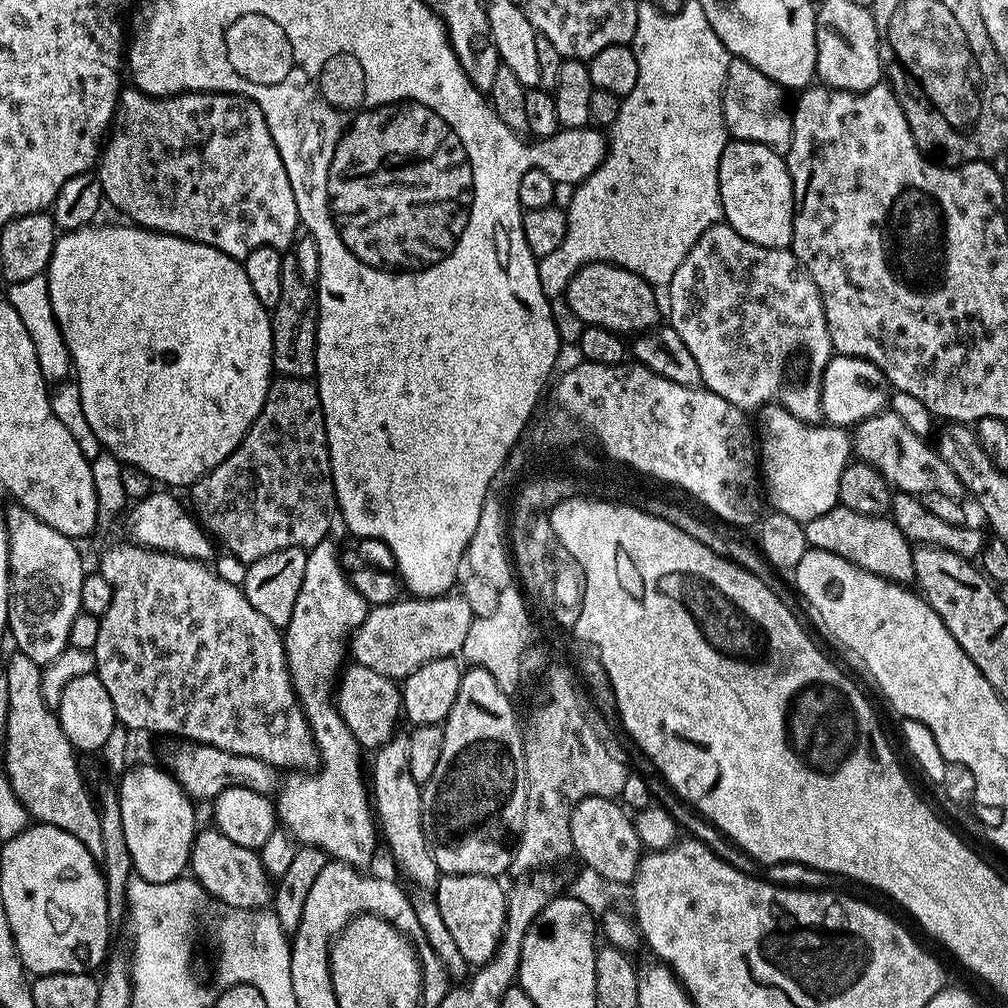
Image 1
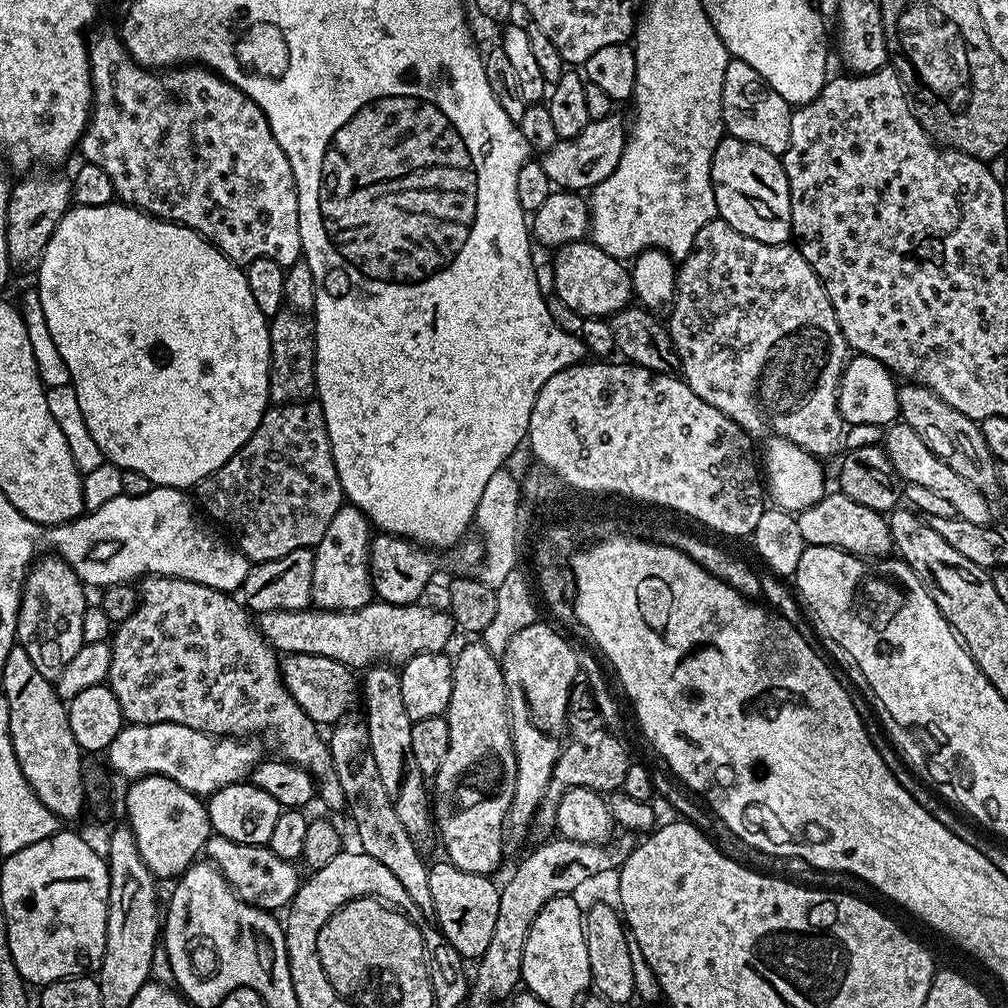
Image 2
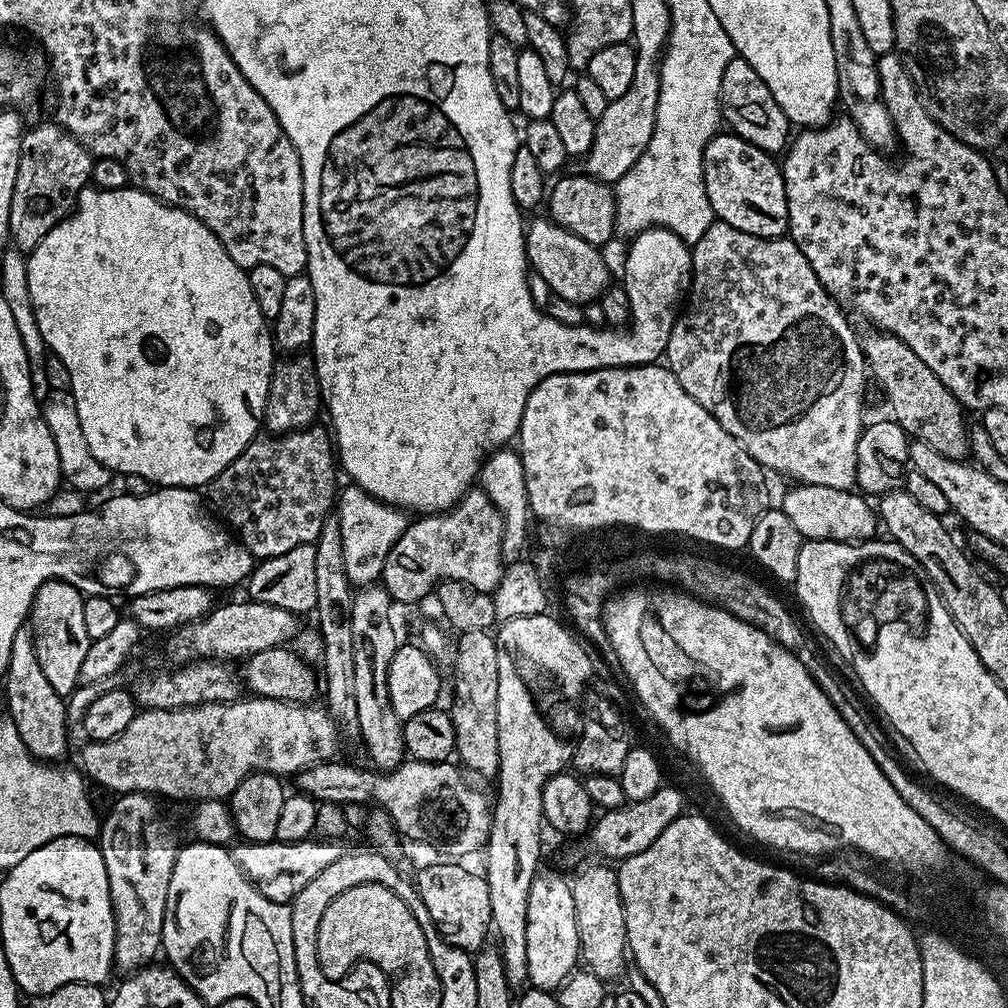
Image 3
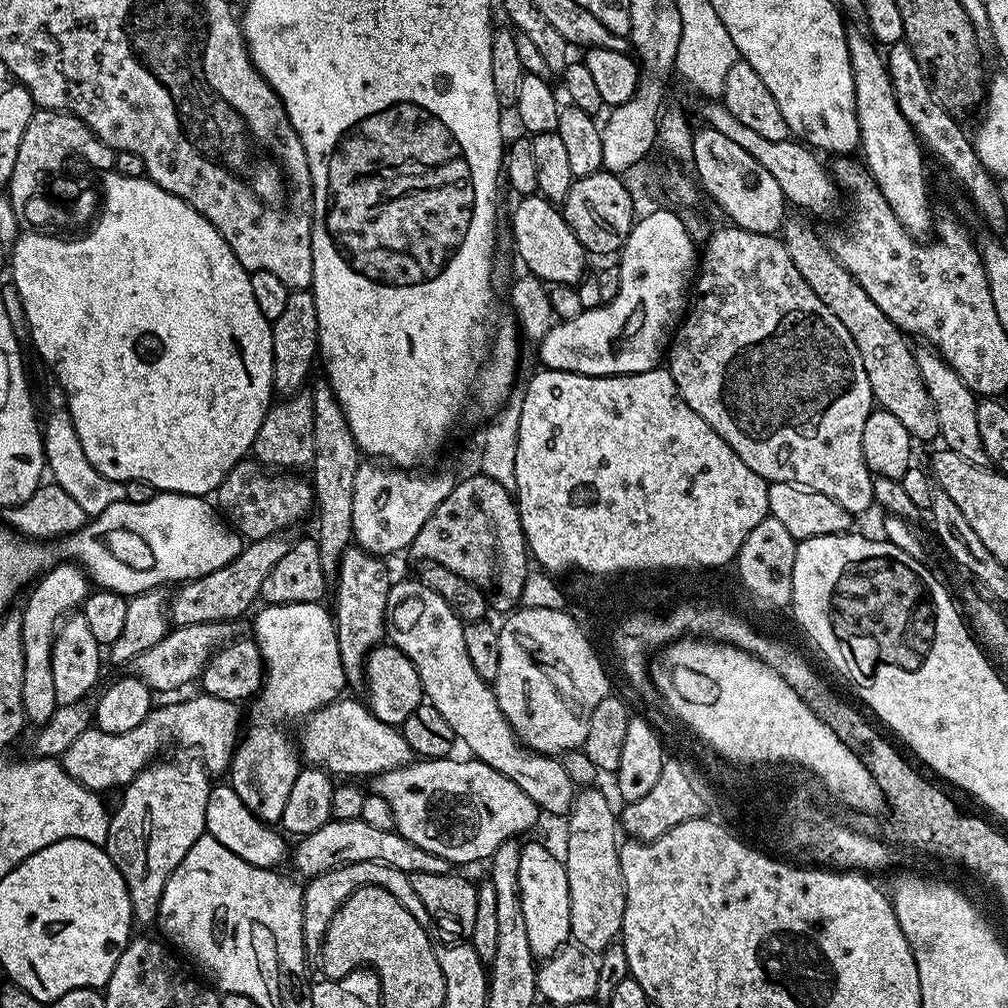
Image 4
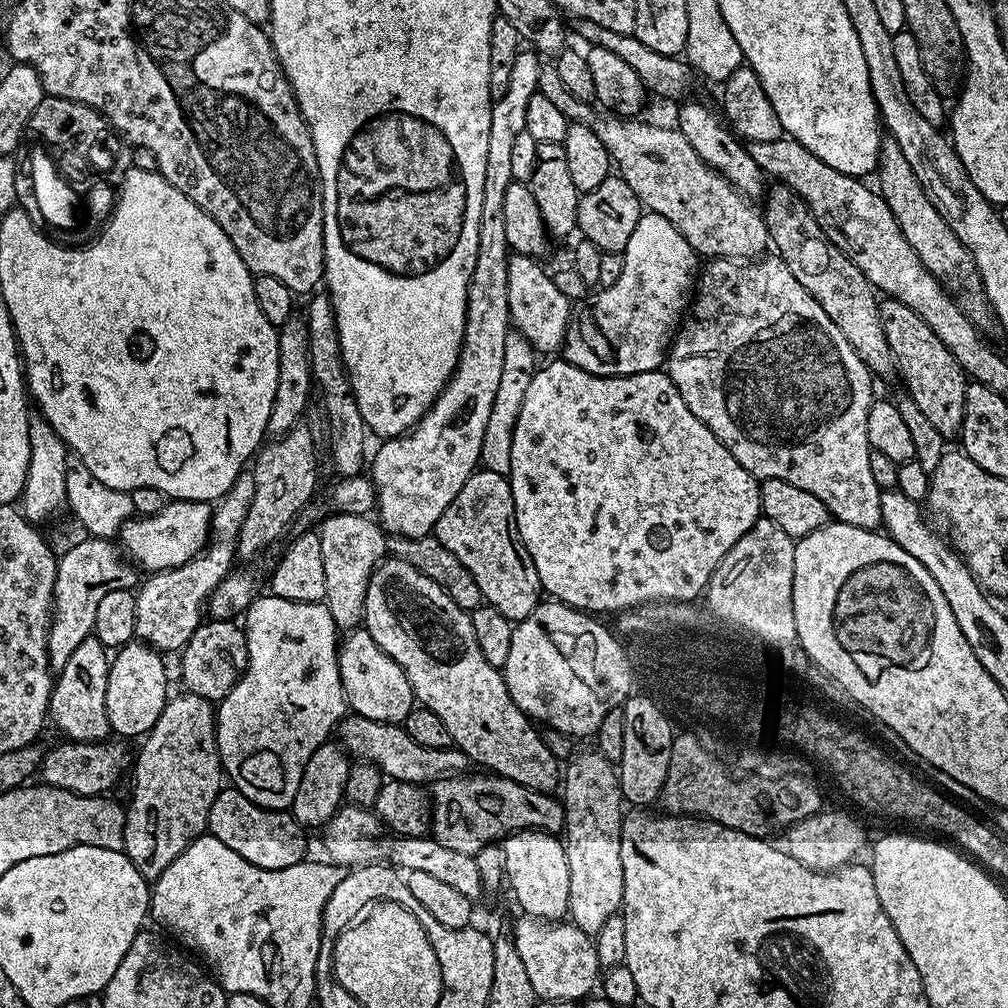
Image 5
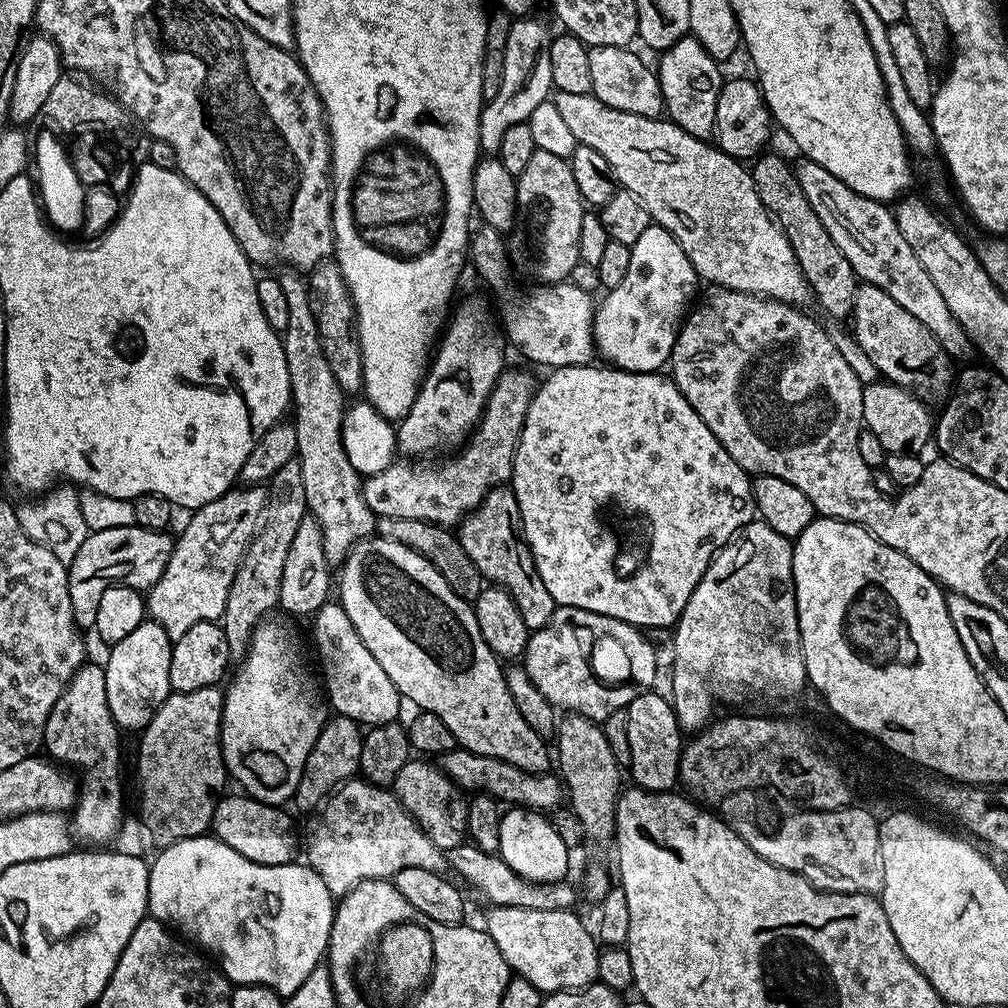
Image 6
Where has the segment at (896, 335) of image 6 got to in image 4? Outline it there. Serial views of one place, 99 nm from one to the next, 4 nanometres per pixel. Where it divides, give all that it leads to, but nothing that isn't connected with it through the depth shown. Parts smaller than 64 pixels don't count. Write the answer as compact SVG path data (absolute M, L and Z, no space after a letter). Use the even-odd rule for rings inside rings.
M920 346L915 349L918 370L922 374L922 382L930 394L930 402L934 402L934 410L938 414L939 439L944 440L943 447L949 452L958 454L958 458L966 458L966 462L984 466L988 464L988 455L982 448L982 437L978 434L978 414L976 406L978 397L954 374L954 370L931 347Z

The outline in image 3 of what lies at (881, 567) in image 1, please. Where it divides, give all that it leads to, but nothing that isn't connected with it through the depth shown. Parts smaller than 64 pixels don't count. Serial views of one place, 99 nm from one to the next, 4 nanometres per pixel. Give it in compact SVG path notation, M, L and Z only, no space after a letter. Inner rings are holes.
M797 483L795 487L785 494L782 511L786 514L786 518L790 518L790 523L798 529L798 534L805 541L846 540L859 542L873 539L877 535L877 513L874 511L873 505L871 508L867 504L869 501L859 491L806 483Z

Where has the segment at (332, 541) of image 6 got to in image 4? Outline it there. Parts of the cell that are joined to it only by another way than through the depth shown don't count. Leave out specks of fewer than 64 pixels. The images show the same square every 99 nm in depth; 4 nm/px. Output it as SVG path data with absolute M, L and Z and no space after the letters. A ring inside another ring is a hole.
M350 546L340 555L340 565L334 577L336 583L336 637L338 654L342 658L342 670L349 689L363 689L366 684L366 665L372 651L385 639L388 623L388 592L393 586L393 577L388 577L388 568L383 559L365 552L359 546Z

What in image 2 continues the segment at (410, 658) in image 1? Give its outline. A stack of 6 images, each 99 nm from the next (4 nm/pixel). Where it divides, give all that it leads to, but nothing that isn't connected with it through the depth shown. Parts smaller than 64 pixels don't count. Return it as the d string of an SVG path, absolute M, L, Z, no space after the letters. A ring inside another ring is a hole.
M374 600L348 612L326 612L317 608L266 611L257 617L256 625L277 653L332 658L360 672L382 661L400 666L420 653L444 652L447 649L452 632L456 630L455 620L447 611L440 612L422 605L418 602L403 605Z

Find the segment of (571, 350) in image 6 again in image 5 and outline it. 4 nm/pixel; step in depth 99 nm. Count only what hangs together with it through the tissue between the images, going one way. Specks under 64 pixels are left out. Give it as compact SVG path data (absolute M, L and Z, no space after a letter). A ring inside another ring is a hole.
M512 254L508 257L508 314L515 331L526 337L537 353L561 351L573 305L554 286L551 275L531 256Z

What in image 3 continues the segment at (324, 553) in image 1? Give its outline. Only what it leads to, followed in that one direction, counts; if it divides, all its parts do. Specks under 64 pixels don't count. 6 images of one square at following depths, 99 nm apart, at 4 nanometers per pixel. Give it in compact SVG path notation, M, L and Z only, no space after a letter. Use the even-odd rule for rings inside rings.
M348 486L338 496L338 519L348 580L353 586L375 585L383 577L386 554L390 554L394 542L398 542L398 538L402 538L407 530L409 517L393 504L385 504L383 500L374 498L366 490Z

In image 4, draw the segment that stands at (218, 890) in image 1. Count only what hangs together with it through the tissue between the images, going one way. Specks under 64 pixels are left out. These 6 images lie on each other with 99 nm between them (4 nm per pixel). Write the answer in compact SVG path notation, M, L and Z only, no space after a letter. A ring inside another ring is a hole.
M328 820L314 834L299 837L290 852L290 861L296 867L297 877L311 878L318 874L326 874L343 864L354 862L378 862L386 866L394 866L394 870L402 870L409 874L442 874L449 871L446 858L438 858L438 854L430 854L430 850L422 850L422 846L414 846L402 834L395 830L378 830L368 825L365 820Z

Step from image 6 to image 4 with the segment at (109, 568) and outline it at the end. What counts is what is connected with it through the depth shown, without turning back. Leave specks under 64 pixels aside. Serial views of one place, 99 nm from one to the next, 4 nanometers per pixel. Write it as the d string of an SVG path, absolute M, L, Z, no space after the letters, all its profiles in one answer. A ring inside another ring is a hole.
M57 562L31 585L30 591L32 594L24 606L24 612L19 615L24 655L22 706L25 717L39 726L47 722L50 714L54 714L57 705L52 669L52 644L56 640L56 629L69 613L83 605L90 591L90 581L88 573L79 564Z

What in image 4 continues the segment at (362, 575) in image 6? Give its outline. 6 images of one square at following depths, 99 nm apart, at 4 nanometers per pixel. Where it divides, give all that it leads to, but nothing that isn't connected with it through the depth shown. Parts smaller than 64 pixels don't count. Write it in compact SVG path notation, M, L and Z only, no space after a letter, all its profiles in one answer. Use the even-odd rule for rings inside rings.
M419 578L397 579L388 592L387 639L414 662L427 703L433 704L438 714L450 722L457 741L465 744L475 759L506 774L506 778L530 794L541 813L567 817L577 794L570 774L566 774L555 755L534 752L521 744L498 706L493 685L474 670L474 662L466 654L464 626L465 621L458 619L454 610Z

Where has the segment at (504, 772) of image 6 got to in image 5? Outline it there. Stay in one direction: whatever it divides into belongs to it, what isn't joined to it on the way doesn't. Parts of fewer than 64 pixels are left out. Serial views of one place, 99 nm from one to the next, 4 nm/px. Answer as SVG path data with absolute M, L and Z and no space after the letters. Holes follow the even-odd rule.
M348 714L338 725L338 736L339 732L339 743L349 757L374 765L390 780L401 780L417 786L430 786L446 776L459 776L467 773L470 768L468 755L459 748L421 746L419 742L414 742L414 738L410 738L410 734L406 734L403 726L398 724L374 722L370 718Z

